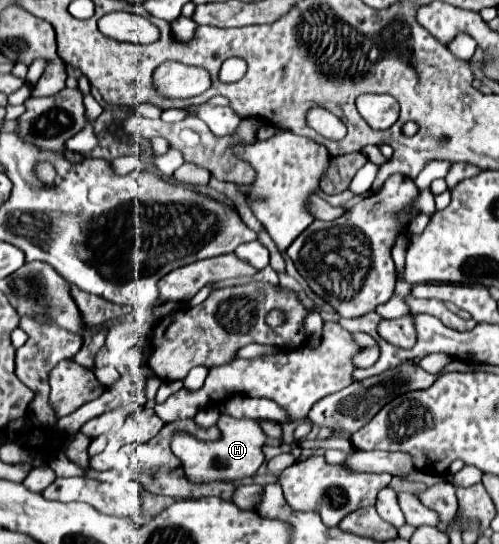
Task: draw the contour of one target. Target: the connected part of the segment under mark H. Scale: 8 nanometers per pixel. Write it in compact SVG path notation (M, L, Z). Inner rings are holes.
M219 415L217 427L221 431L221 437L215 441L201 441L187 431L175 431L175 437L171 439L171 451L181 459L185 475L193 483L219 481L219 479L239 481L239 479L251 477L265 461L263 445L265 443L271 443L271 445L281 443L277 439L269 439L255 419L247 419L247 417L237 419L231 415Z

